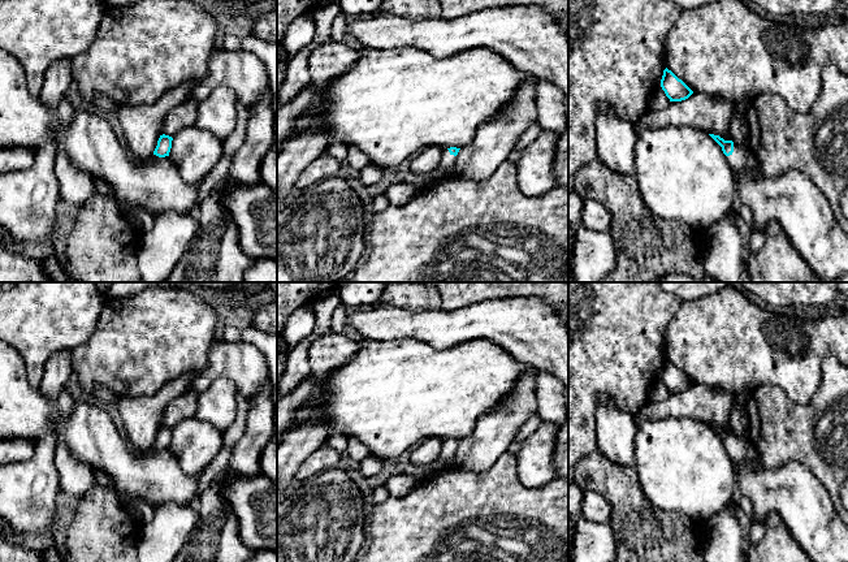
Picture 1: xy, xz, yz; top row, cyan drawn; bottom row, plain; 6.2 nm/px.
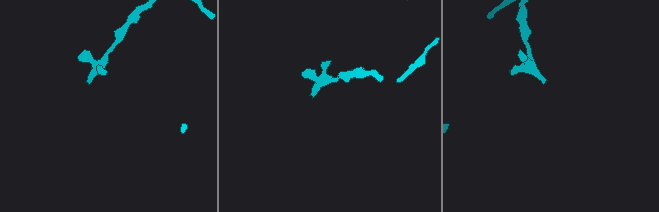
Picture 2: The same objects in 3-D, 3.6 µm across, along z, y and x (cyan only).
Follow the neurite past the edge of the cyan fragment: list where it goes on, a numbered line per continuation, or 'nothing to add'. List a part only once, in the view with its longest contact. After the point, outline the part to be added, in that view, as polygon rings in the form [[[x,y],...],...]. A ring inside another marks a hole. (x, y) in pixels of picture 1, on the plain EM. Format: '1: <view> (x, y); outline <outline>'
1: yz (742, 450); outline [[[734,436],[734,444],[727,448],[727,453],[734,466],[752,459],[753,449],[749,440],[741,440]]]

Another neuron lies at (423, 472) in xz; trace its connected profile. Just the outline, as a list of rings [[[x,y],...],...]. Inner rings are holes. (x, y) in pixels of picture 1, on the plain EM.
[[[408,463],[404,470],[402,471],[402,474],[404,475],[415,475],[420,479],[427,479],[432,472],[434,472],[438,467],[438,463],[432,463],[428,466],[416,466],[412,463]]]

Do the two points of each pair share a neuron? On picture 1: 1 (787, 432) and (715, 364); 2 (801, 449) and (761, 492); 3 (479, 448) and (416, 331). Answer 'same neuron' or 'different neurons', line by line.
1: different neurons
2: different neurons
3: different neurons

